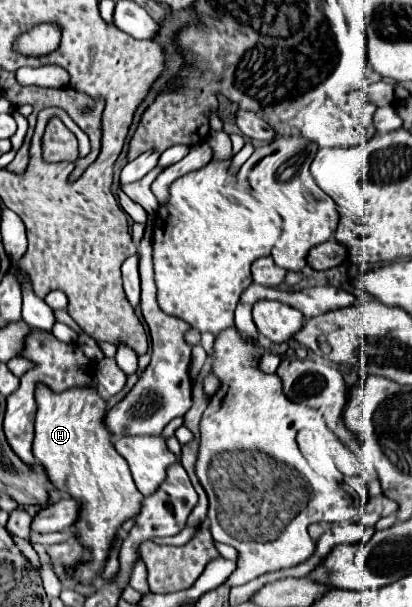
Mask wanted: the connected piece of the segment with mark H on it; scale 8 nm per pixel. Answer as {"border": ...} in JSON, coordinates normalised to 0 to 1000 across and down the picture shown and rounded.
{"border":[[[109,633],[85,636],[90,692],[80,748],[114,774],[133,804],[158,807],[197,827],[197,847],[182,860],[182,880],[197,896],[221,903],[221,919],[177,939],[192,959],[226,959],[265,916],[265,903],[294,863],[323,853],[347,814],[323,797],[308,761],[274,738],[274,715],[255,702],[255,659],[231,636],[182,636],[153,646],[129,646]]]}

